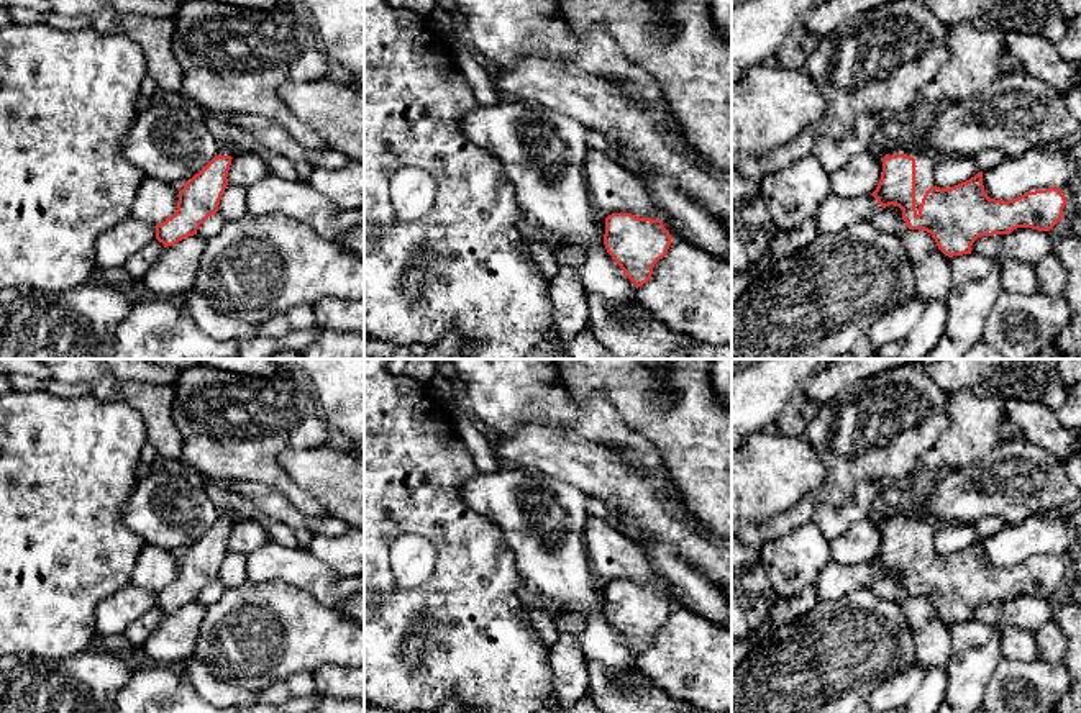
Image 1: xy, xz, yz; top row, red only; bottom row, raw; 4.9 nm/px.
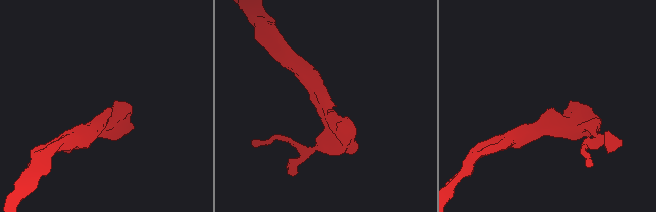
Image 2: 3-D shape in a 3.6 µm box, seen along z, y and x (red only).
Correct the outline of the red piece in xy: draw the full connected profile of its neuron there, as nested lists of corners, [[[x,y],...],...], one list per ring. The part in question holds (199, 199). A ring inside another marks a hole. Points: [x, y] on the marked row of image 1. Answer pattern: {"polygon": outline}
{"polygon": [[[220,143],[217,156],[179,190],[176,213],[156,225],[156,239],[167,246],[197,234],[200,225],[218,211],[221,195],[228,185],[228,170],[235,144]]]}

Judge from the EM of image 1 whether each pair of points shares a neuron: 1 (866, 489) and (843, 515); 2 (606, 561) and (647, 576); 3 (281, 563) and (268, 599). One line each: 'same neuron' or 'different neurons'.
1: same neuron
2: same neuron
3: different neurons

